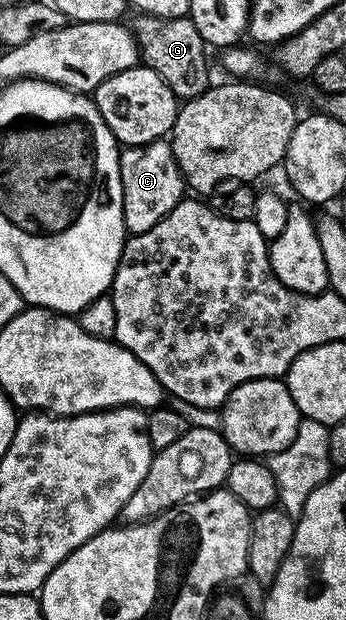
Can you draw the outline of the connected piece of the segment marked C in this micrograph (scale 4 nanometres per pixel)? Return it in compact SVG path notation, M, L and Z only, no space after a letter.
M169 140L147 145L132 145L120 153L120 179L124 195L124 223L131 234L143 233L164 219L183 200L188 186L176 163L173 144Z

